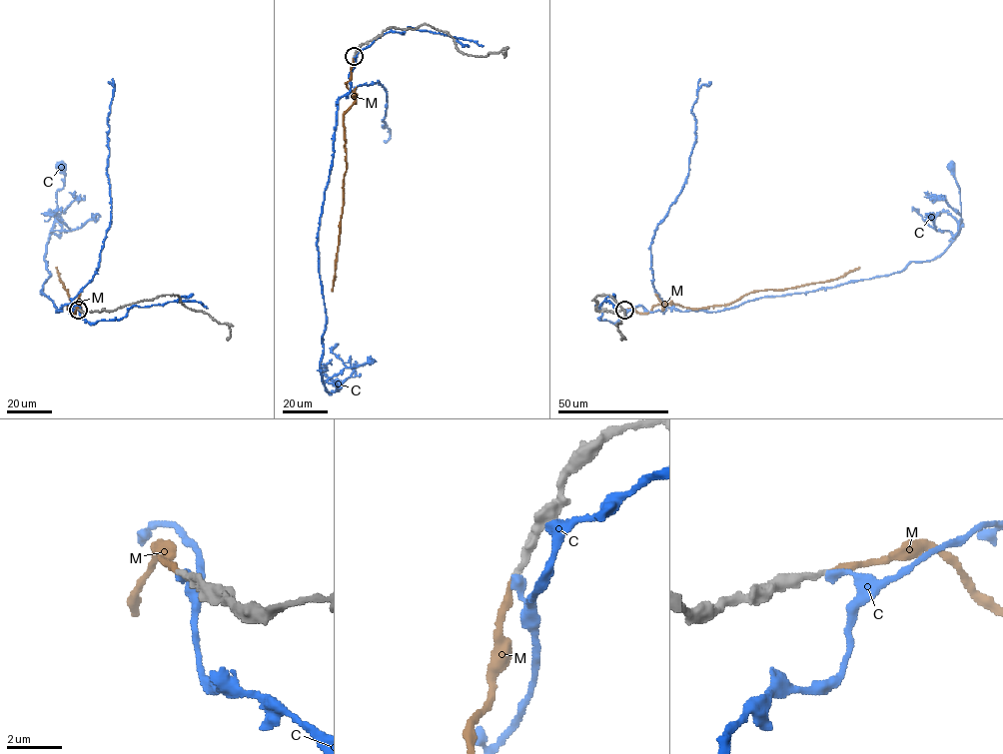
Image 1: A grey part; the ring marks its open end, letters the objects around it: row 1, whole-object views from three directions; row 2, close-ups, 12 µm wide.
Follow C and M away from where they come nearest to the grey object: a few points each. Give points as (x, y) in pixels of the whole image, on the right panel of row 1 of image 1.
C: (624, 310), (664, 311), (665, 304), (717, 312), (935, 259), (961, 223), (952, 166)
M: (624, 310), (728, 305), (755, 291), (829, 281), (859, 267)

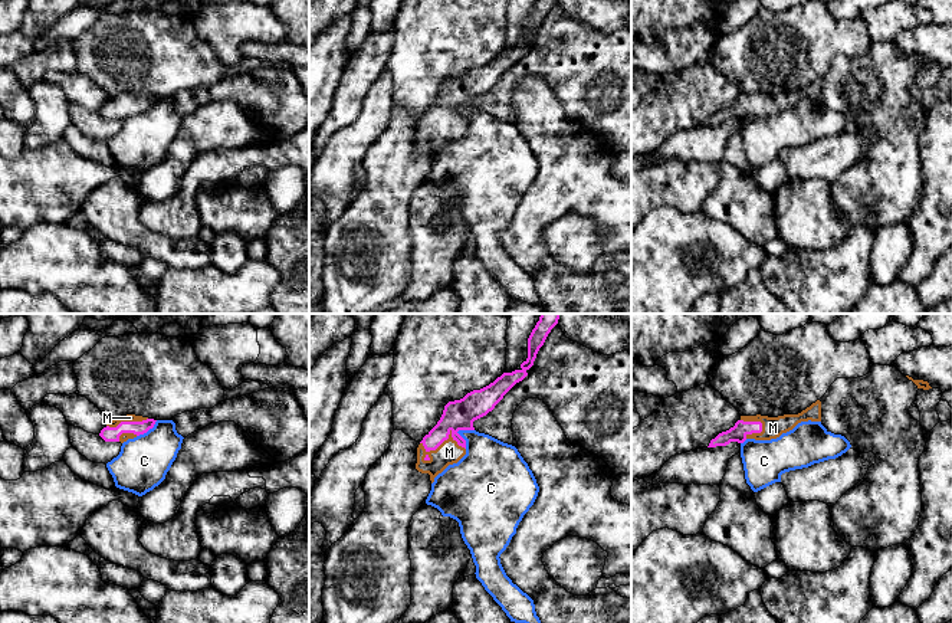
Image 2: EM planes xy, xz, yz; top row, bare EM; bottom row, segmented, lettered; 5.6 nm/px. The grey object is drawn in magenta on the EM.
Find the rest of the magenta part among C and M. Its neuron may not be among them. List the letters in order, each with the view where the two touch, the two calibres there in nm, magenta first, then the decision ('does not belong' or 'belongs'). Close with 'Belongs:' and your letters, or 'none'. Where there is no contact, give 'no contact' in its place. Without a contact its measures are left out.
C: meets magenta in xz; 170 nm thick on the magenta side, 380 nm on the other; does not belong
M: meets magenta in xz; 170 nm thick on the magenta side, 140 nm on the other; belongs
Belongs: M

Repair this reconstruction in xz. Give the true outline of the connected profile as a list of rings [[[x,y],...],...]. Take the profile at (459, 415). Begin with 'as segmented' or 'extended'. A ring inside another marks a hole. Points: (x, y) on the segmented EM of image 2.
extended; [[[541,314],[528,338],[528,358],[519,370],[503,373],[489,386],[467,393],[463,399],[449,401],[437,424],[423,437],[417,447],[416,469],[429,473],[431,483],[449,465],[457,463],[466,455],[466,440],[459,430],[475,430],[473,422],[486,416],[503,396],[528,376],[539,348],[561,314]]]

